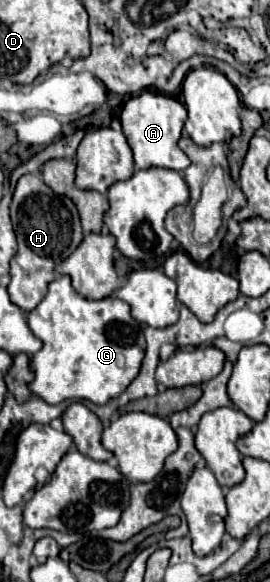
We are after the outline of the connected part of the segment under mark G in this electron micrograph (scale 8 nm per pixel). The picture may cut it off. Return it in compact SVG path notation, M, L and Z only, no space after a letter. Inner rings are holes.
M58 275L44 295L44 299L26 313L26 321L30 331L44 343L40 351L36 351L30 359L30 369L34 371L34 379L30 381L30 391L44 399L46 403L62 403L66 399L88 399L96 405L104 405L110 399L118 397L138 375L142 359L144 359L144 337L140 325L130 315L130 305L114 295L94 301L82 297L70 283L68 275Z

